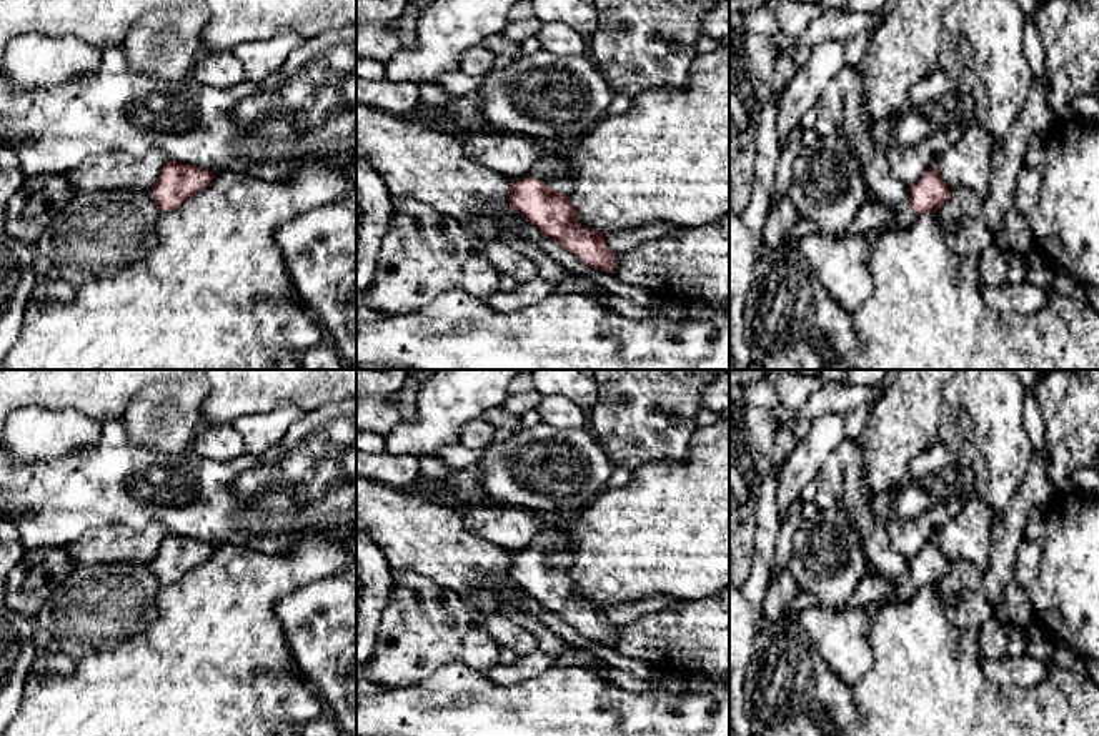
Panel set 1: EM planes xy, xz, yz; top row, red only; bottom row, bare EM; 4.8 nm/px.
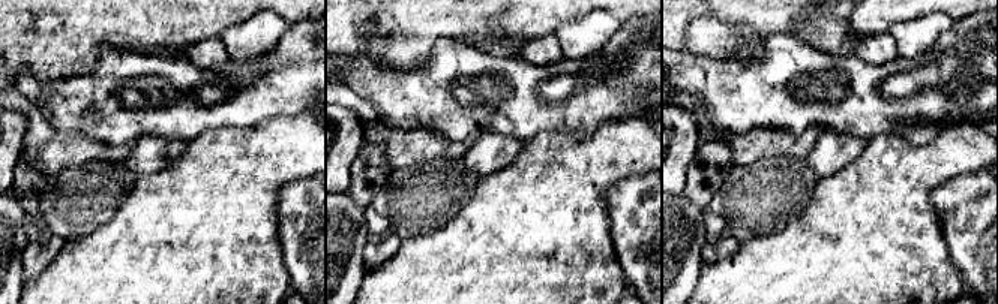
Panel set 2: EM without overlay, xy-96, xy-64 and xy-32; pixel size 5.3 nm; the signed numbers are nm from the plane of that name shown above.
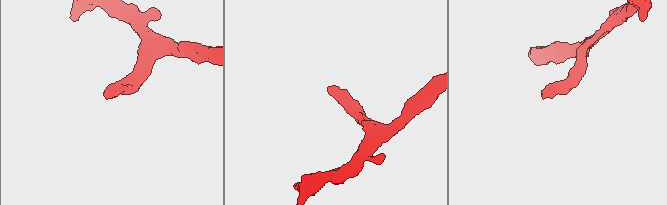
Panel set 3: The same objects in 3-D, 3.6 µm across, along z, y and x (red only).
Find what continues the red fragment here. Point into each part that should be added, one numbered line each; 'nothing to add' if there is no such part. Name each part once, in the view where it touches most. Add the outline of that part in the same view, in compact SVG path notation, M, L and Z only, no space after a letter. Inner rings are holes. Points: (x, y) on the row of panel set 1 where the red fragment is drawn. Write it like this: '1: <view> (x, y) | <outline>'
1: xz (551, 169) | M543 150L540 158L531 167L530 177L546 183L553 193L569 195L574 190L574 180L568 163L559 155Z

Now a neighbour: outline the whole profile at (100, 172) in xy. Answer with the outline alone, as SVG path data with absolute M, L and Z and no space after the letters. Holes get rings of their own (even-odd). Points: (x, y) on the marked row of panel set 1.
M148 150L140 158L100 153L87 157L77 168L62 175L63 182L75 190L75 196L102 190L148 191L168 160L170 155L162 150Z

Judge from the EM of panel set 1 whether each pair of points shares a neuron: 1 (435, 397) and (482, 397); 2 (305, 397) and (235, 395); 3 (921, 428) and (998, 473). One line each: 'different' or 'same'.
1: same
2: same
3: different

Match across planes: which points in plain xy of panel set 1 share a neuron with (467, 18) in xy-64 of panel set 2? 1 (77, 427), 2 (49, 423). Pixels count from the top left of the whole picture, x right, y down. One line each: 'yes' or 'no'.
1: no
2: no

